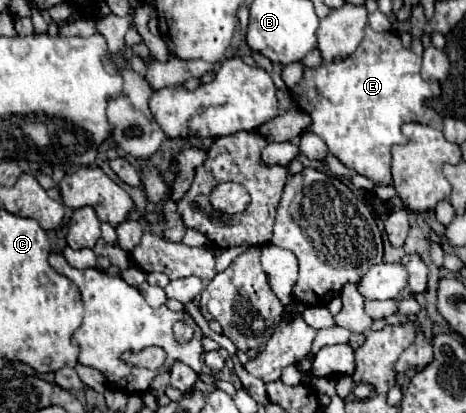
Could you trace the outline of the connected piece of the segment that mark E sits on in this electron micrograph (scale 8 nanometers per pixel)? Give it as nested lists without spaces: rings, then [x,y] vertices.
[[[370,26],[364,28],[364,40],[356,48],[354,54],[350,54],[344,60],[338,62],[324,62],[318,70],[306,68],[302,82],[294,88],[292,96],[296,104],[310,114],[312,124],[310,132],[324,138],[328,144],[330,154],[334,154],[344,166],[356,170],[358,174],[378,182],[378,184],[392,184],[390,174],[390,148],[394,144],[404,144],[404,136],[400,132],[402,122],[422,122],[434,128],[442,128],[442,118],[432,110],[424,106],[426,98],[432,98],[438,94],[438,84],[422,80],[420,74],[420,56],[414,54],[412,48],[404,48],[400,42],[400,36],[394,32],[374,32]]]

